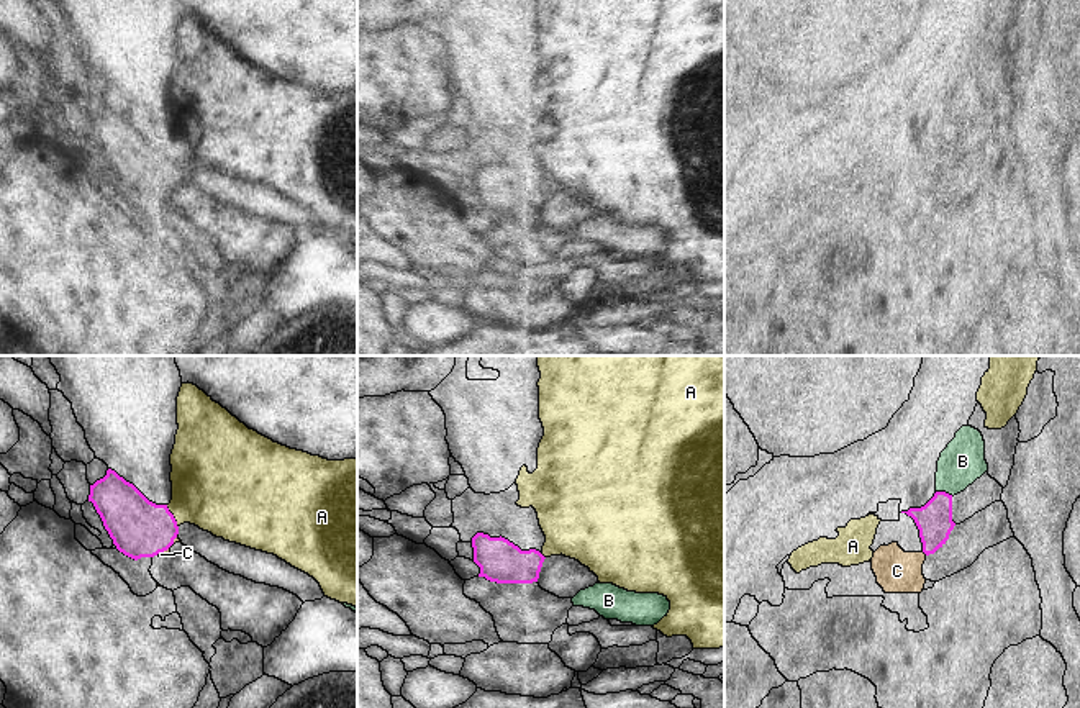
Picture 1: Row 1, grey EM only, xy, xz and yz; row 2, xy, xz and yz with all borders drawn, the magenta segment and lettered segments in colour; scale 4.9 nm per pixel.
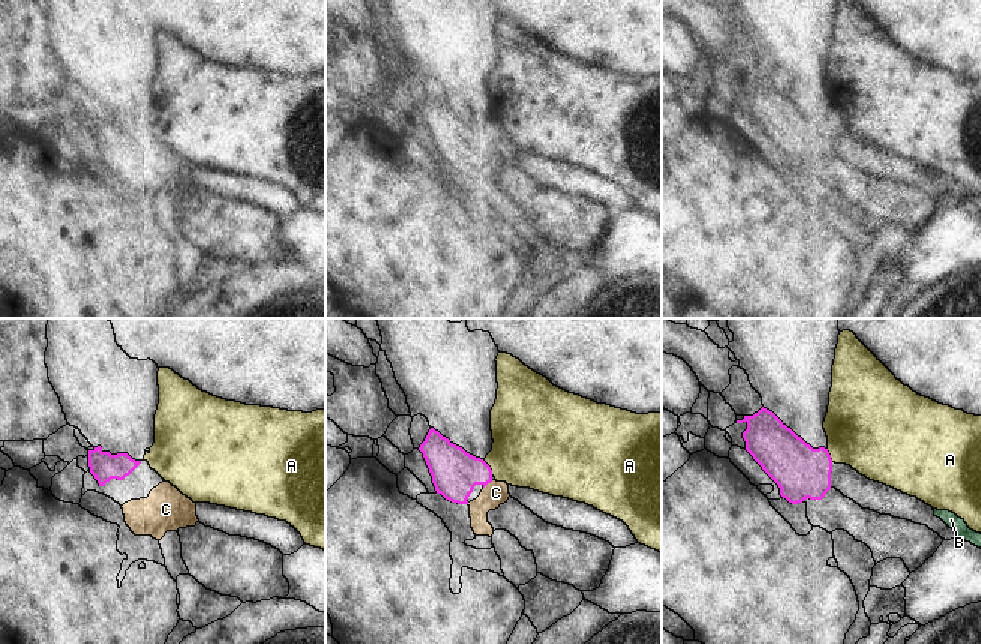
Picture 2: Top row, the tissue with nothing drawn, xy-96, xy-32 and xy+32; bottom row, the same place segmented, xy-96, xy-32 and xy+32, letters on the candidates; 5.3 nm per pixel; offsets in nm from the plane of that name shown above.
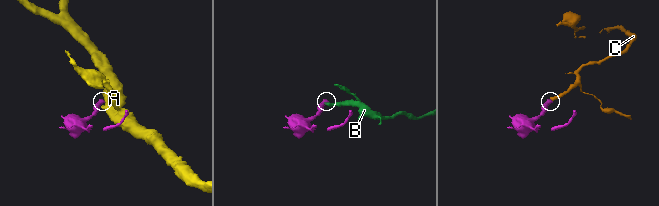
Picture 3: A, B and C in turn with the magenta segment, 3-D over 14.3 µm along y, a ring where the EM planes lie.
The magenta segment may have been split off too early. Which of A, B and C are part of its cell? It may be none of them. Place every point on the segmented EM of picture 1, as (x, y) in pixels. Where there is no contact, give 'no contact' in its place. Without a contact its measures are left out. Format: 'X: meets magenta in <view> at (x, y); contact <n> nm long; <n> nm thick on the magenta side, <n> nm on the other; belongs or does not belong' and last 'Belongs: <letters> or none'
A: meets magenta in xy at (172, 517); contact 130 nm long; 280 nm thick on the magenta side, 420 nm on the other; does not belong
B: meets magenta in yz at (944, 492); contact 90 nm long; 180 nm thick on the magenta side, 220 nm on the other; does not belong
C: meets magenta in xy at (167, 548); contact 140 nm long; 280 nm thick on the magenta side, 30 nm on the other; belongs
Belongs: C

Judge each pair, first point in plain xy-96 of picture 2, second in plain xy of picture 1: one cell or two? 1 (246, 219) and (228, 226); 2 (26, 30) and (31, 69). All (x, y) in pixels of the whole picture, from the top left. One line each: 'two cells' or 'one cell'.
1: one cell
2: one cell

